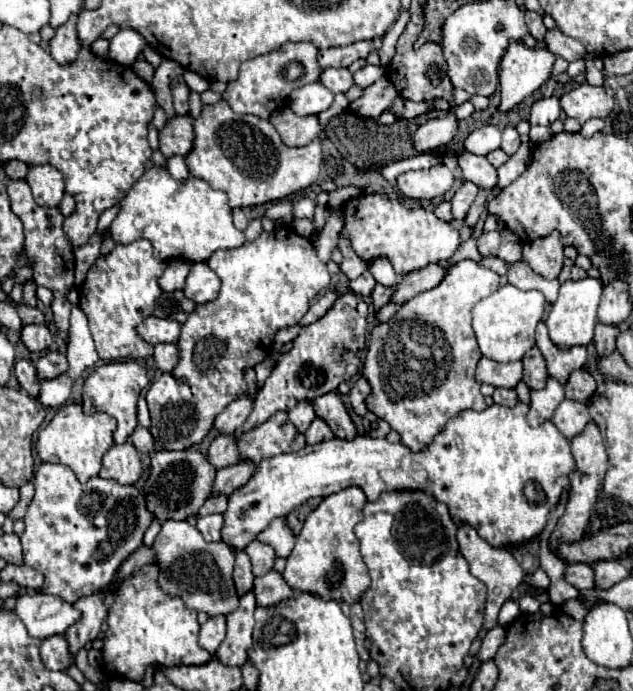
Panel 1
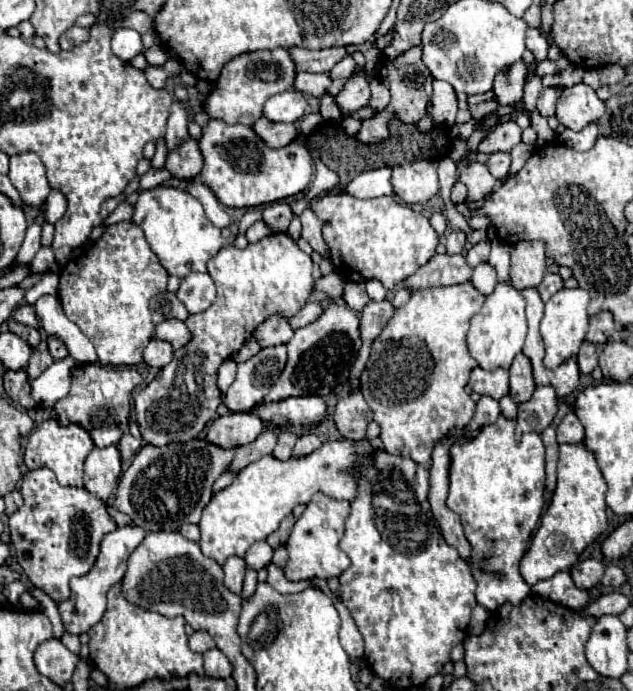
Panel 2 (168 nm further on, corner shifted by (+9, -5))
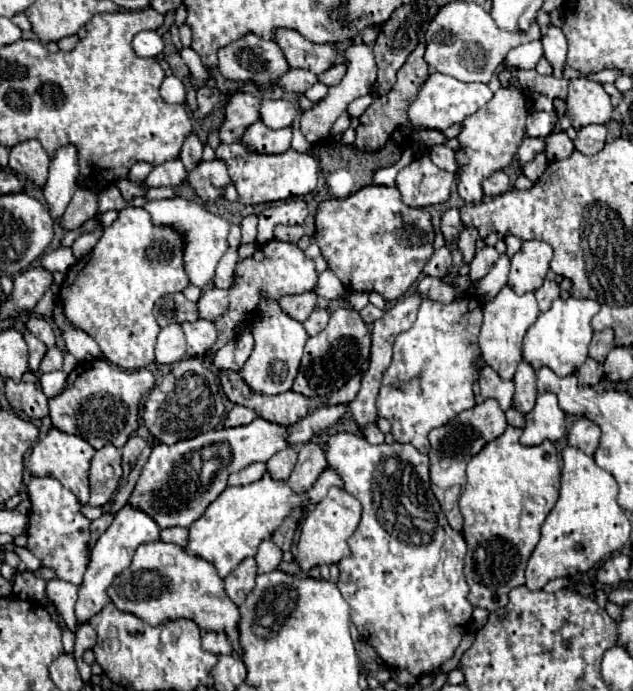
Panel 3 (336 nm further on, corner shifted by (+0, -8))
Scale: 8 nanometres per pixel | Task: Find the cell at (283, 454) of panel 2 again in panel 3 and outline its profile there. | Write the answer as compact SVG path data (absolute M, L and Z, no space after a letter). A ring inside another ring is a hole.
M286 448L278 454L274 454L268 462L266 462L266 468L268 468L268 474L274 478L274 480L286 480L292 472L296 464L296 450L294 448Z

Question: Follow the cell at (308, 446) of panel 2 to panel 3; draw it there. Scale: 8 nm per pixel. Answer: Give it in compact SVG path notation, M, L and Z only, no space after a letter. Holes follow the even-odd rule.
M306 442L298 452L298 462L288 478L288 486L292 488L292 492L302 494L312 488L312 484L318 480L324 468L326 468L324 450L314 442Z

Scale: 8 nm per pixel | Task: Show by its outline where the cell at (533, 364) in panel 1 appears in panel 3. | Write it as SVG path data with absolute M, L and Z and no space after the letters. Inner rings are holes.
M520 362L518 364L518 370L514 374L514 386L516 386L514 408L518 412L522 412L522 414L528 414L534 408L536 398L538 398L536 372L534 372L534 368L528 362Z

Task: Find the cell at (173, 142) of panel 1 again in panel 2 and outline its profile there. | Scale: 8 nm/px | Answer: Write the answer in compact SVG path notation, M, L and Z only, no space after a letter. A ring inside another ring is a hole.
M193 137L185 139L175 151L167 153L165 167L177 179L193 179L201 171L201 151L197 149L197 141Z

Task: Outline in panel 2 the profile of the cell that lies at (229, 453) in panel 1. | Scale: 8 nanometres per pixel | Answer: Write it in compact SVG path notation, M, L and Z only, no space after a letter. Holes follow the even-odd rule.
M227 413L207 427L205 439L221 449L233 449L255 441L261 427L263 421L253 413Z

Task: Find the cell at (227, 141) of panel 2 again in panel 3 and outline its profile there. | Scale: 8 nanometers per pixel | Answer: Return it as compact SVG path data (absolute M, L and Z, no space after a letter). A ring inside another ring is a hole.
M240 142L220 144L216 156L228 164L230 178L236 184L242 204L264 204L274 200L286 200L292 196L304 196L316 188L318 162L310 154L298 154L294 150L282 154L254 154Z

